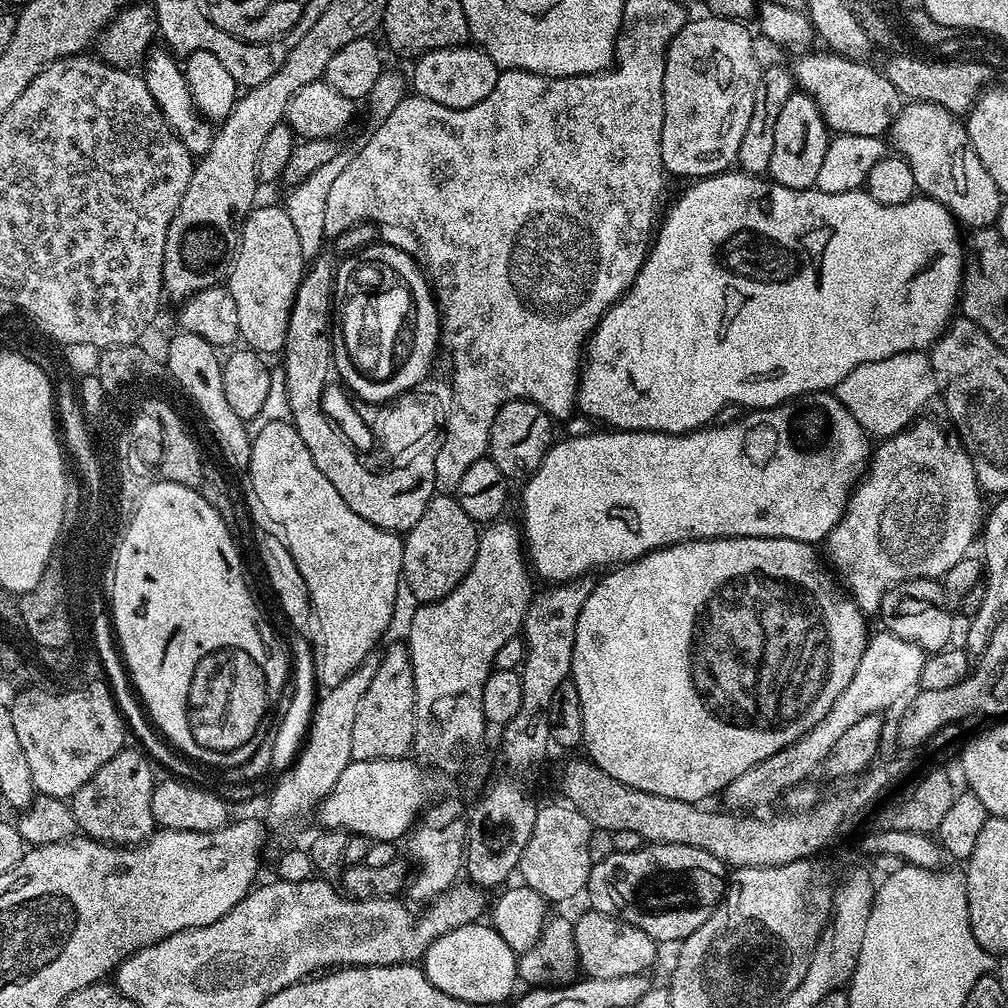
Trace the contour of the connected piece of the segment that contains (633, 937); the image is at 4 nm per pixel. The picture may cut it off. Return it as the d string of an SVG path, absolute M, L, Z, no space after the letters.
M595 910L587 911L574 924L576 949L583 975L594 978L622 978L647 973L647 968L656 960L657 940L650 938L646 930L638 930L638 926L627 924L625 920L618 920L615 916L606 916Z

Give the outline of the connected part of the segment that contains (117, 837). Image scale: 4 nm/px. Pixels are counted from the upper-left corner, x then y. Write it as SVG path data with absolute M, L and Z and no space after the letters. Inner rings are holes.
M126 746L114 754L82 790L70 797L76 827L85 837L113 846L135 846L157 831L154 810L150 808L150 798L158 783L157 777L152 777L154 764L139 747L133 747Z

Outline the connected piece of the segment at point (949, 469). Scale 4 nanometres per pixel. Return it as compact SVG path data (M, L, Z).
M917 419L901 432L883 437L877 448L875 445L866 471L852 489L840 520L826 537L827 563L833 564L831 567L839 583L865 614L879 613L882 598L895 584L904 580L944 577L958 561L969 555L968 547L971 544L973 547L978 540L978 529L982 524L982 489L976 481L974 462L947 427L944 429L942 425L924 419Z

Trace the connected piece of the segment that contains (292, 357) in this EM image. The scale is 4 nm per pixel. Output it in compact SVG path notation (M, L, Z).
M321 254L307 265L286 330L282 371L290 398L290 423L296 427L298 434L302 434L302 442L306 442L306 450L310 450L310 458L314 458L318 470L326 474L334 490L342 494L342 502L346 502L354 514L387 532L407 534L414 522L422 518L433 496L437 495L434 462L440 445L425 443L417 451L411 466L401 463L398 468L371 472L356 457L347 434L338 425L332 424L331 418L324 413L324 387L328 384L328 371L331 373L334 368L334 264L326 256Z

